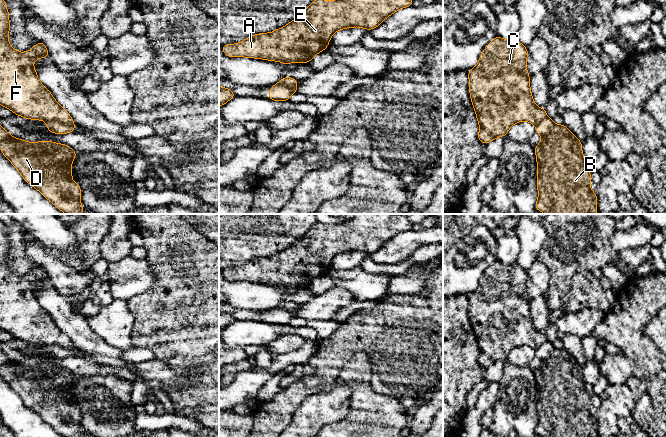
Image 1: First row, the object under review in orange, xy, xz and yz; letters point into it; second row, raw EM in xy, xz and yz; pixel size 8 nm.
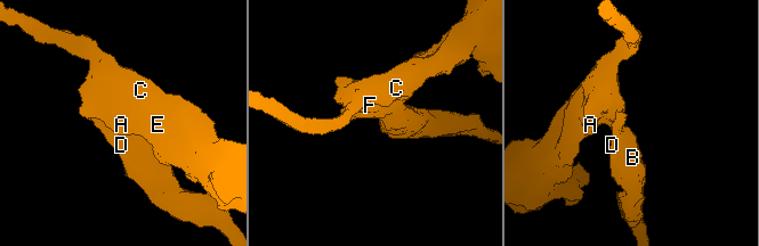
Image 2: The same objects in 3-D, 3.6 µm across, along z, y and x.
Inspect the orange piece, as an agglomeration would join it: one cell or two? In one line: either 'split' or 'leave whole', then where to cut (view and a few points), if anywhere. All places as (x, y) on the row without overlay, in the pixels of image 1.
split; cut xy (48, 344), (72, 347)

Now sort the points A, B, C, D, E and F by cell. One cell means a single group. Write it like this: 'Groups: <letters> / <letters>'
Groups: A C E F / B D

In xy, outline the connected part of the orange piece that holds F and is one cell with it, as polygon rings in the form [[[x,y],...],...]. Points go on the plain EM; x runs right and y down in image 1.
[[[0,221],[0,329],[27,343],[73,347],[69,337],[57,327],[50,315],[40,306],[33,291],[36,283],[47,282],[50,279],[45,268],[40,265],[31,275],[20,277],[14,274],[8,265],[9,254],[6,224]]]

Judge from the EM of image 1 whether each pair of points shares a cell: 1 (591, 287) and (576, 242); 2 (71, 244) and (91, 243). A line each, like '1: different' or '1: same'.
1: different
2: different

